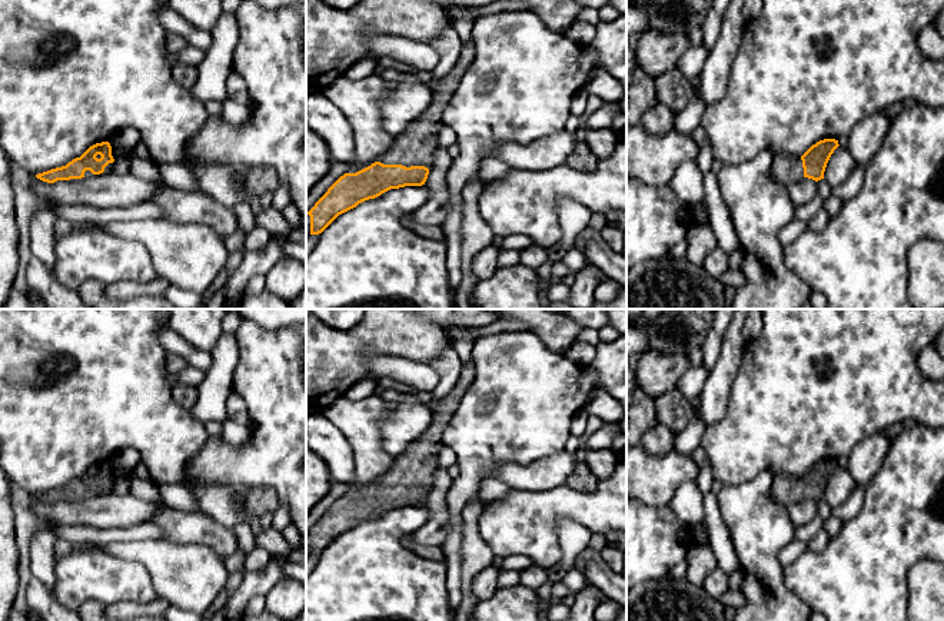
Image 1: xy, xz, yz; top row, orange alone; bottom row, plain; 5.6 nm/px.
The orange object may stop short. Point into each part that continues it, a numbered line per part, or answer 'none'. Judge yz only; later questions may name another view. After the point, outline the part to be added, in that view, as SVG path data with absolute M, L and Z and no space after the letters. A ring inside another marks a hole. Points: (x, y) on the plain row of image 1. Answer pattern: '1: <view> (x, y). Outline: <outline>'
1: yz (785, 490). Outline: M775 476L770 489L770 497L782 507L788 507L792 502L804 499L804 488L801 478Z

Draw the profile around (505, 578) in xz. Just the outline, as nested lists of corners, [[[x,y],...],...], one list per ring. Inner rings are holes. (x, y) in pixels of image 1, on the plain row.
[[[499,569],[498,574],[498,588],[511,588],[521,585],[521,574],[516,571]]]

